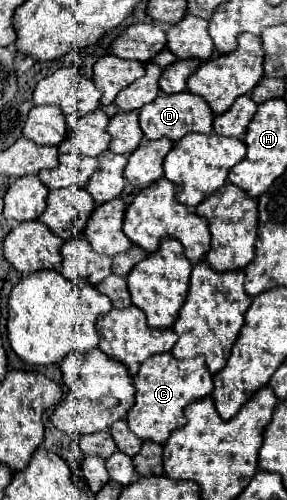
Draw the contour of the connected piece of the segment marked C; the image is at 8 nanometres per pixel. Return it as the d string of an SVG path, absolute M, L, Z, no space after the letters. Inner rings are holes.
M172 353L164 355L154 355L146 359L140 365L140 371L132 377L134 387L136 387L136 403L128 411L126 423L130 431L140 437L142 441L154 441L164 445L166 439L170 437L172 431L180 429L186 423L184 417L184 407L208 397L214 389L212 375L204 371L204 361L202 359L190 359L190 361L180 361L172 359Z

